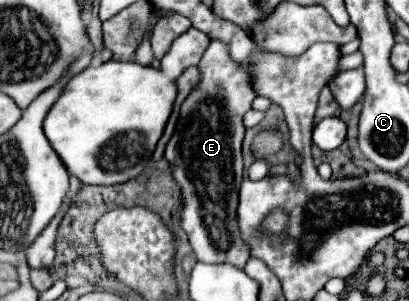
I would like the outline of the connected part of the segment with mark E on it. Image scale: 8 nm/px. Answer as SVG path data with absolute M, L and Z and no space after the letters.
M212 40L208 50L204 52L200 64L200 80L190 92L190 96L184 100L180 108L180 118L176 124L176 130L166 144L166 160L172 166L174 178L182 192L182 230L188 234L188 240L194 248L194 254L200 262L206 264L234 264L236 268L244 268L250 250L242 242L236 222L236 208L238 208L238 192L240 182L244 176L242 166L242 140L244 140L244 114L252 108L252 100L256 98L256 92L252 88L252 76L248 70L248 62L236 62L230 58L228 44L222 40Z

